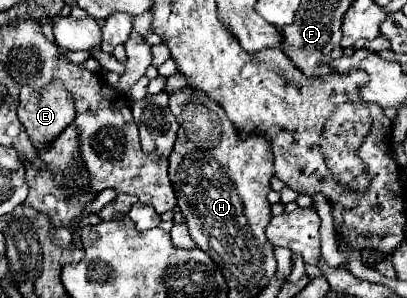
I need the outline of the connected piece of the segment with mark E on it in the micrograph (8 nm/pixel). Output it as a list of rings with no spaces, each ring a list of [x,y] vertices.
[[[27,86],[21,90],[19,120],[37,150],[45,152],[73,118],[75,108],[71,106],[71,96],[61,86],[47,86],[43,94],[35,94]]]

